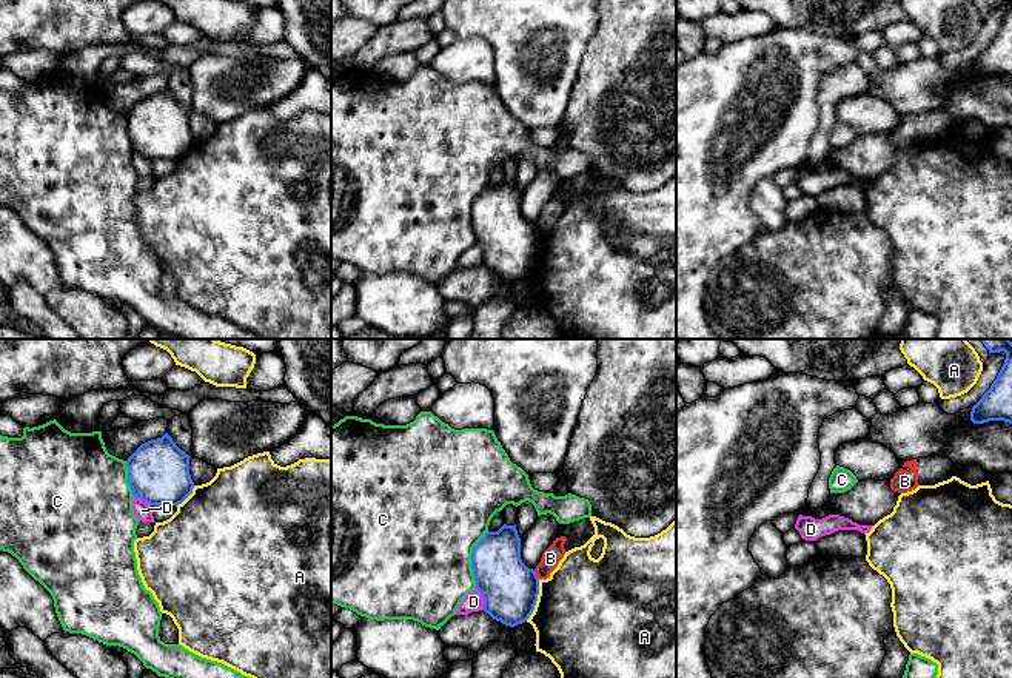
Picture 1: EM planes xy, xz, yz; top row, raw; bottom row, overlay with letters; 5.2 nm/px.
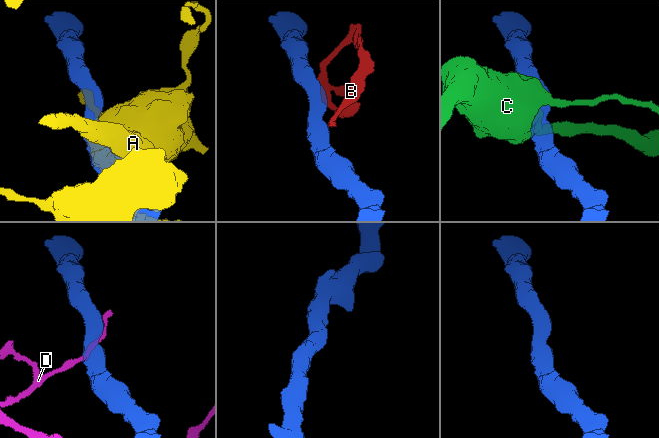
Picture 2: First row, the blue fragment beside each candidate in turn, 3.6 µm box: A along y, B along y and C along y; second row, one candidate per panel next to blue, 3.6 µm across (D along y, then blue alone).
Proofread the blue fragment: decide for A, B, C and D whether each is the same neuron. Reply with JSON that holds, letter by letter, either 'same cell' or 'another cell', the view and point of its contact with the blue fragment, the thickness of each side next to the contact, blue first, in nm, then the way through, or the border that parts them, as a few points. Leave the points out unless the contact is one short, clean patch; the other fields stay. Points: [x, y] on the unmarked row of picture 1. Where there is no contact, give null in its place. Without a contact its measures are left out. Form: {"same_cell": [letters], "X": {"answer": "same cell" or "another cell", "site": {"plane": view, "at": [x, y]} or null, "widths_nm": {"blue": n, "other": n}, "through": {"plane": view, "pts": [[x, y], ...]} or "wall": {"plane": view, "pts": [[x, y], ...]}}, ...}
{"same_cell": [], "A": {"answer": "another cell", "site": {"plane": "xz", "at": [536, 255]}, "widths_nm": {"blue": 300, "other": 500}}, "B": {"answer": "another cell", "site": {"plane": "xz", "at": [536, 230]}, "widths_nm": {"blue": 300, "other": 100}, "wall": {"plane": "xz", "pts": [[533, 225], [539, 233]]}}, "C": {"answer": "another cell", "site": {"plane": "xz", "at": [472, 214]}, "widths_nm": {"blue": 300, "other": 500}}, "D": {"answer": "another cell", "site": {"plane": "xz", "at": [482, 251]}, "widths_nm": {"blue": 300, "other": 100}}}

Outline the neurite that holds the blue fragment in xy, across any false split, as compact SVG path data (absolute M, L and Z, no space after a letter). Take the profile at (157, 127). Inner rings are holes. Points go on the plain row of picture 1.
M168 88L142 99L126 116L132 149L149 160L177 162L194 143L189 112Z

